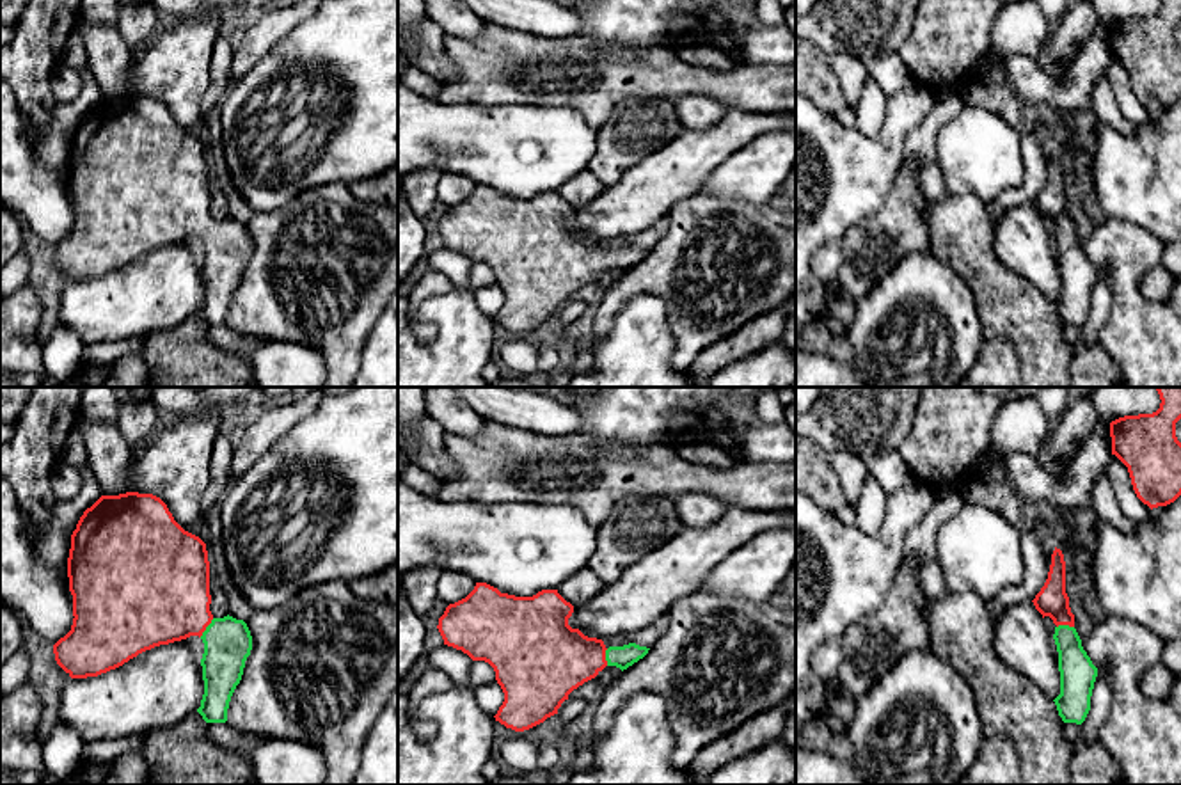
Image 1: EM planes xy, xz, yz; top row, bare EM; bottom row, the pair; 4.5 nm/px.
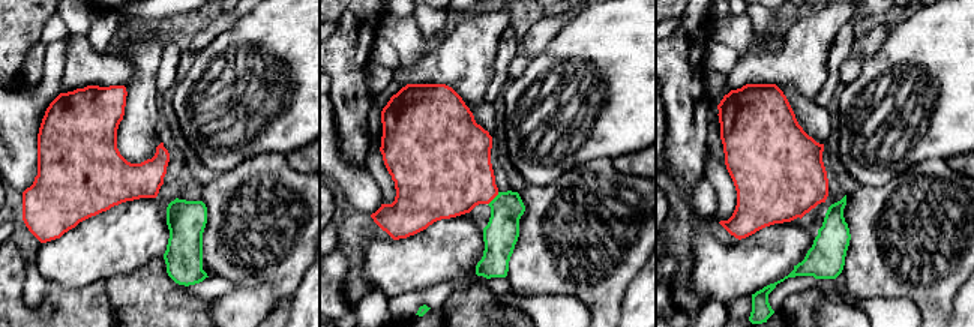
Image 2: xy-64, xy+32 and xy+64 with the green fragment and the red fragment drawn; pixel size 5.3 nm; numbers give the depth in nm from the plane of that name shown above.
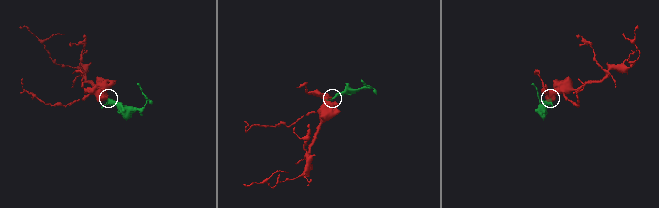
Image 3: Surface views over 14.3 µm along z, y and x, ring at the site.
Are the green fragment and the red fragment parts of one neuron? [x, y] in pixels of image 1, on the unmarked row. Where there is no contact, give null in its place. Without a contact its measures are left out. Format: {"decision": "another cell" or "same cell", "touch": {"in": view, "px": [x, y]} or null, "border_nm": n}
{"decision": "same cell", "touch": {"in": "xy", "px": [206, 229]}, "border_nm": 110}

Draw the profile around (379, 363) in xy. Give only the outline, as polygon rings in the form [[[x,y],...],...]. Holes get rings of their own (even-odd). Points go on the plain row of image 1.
[[[398,289],[368,334],[350,387],[398,387]]]

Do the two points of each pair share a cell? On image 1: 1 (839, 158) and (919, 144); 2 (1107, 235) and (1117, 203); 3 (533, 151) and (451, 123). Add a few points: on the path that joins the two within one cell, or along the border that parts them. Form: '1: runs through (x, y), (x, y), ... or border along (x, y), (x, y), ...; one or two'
1: border along (927, 114), (906, 137), (904, 166), (892, 189); two
2: border along (1103, 215), (1114, 221), (1133, 222), (1151, 235); two
3: runs through (514, 150), (471, 141); one

